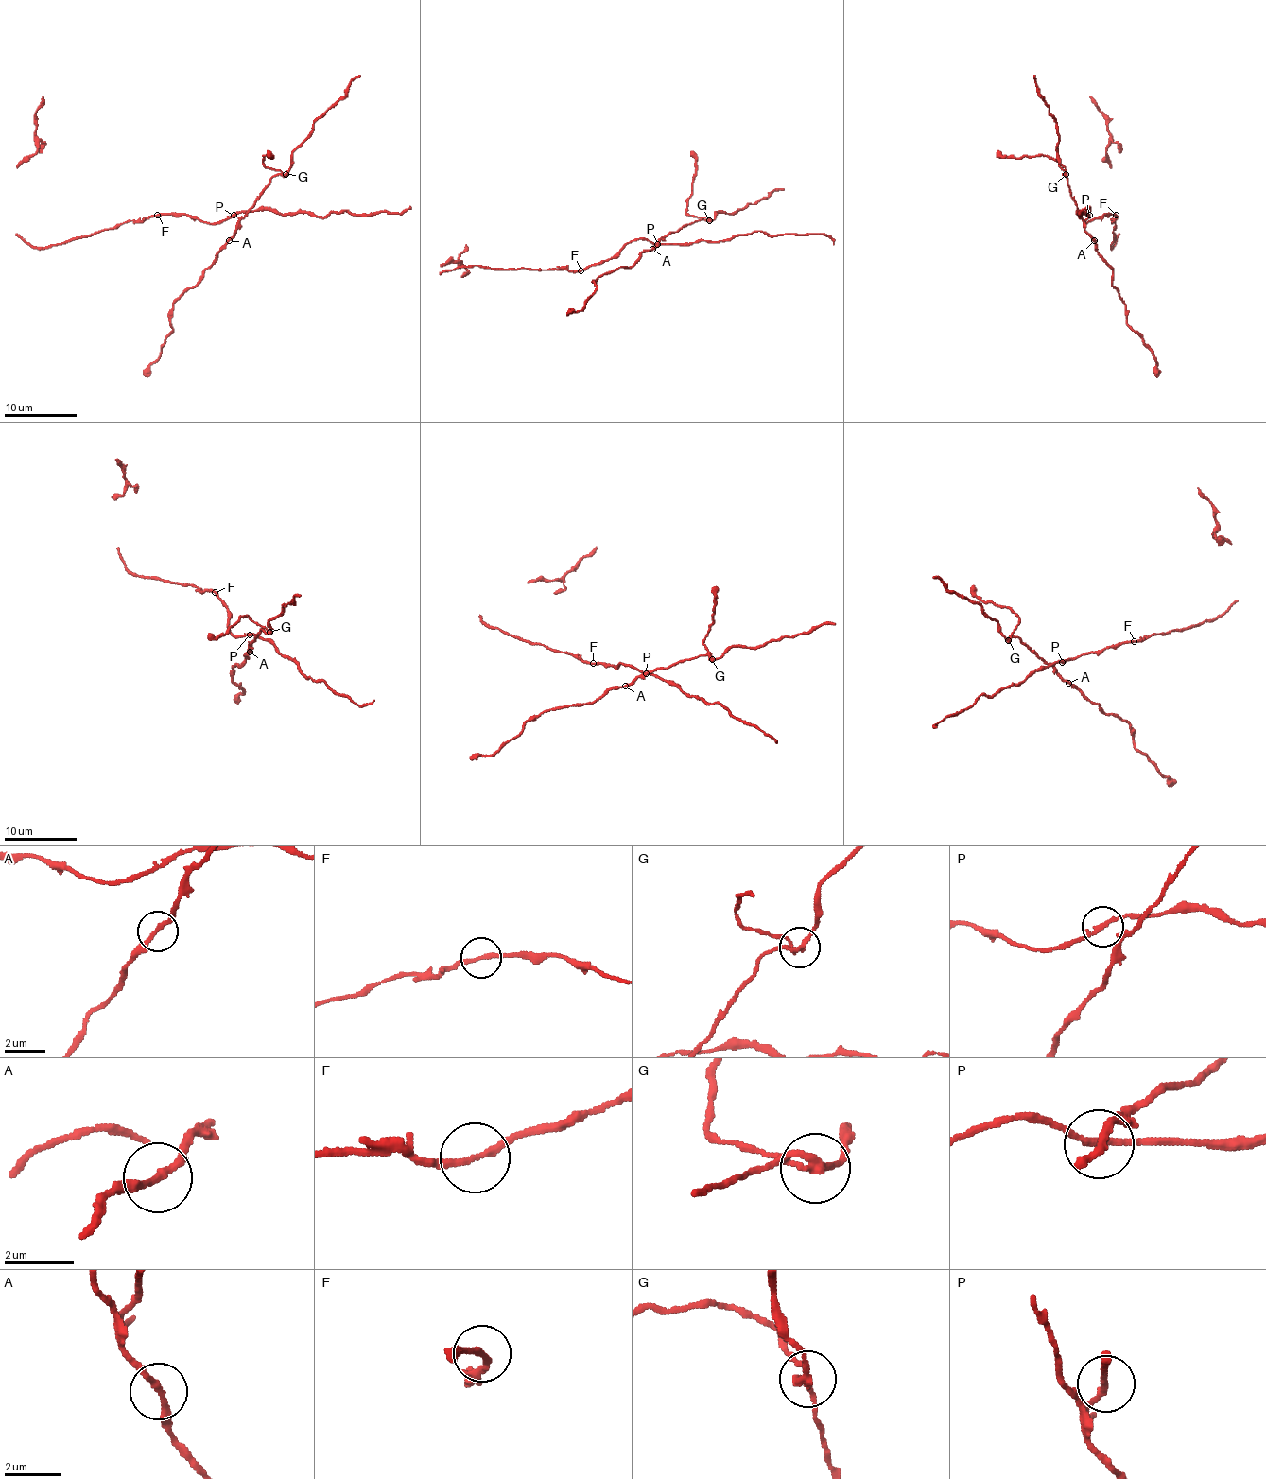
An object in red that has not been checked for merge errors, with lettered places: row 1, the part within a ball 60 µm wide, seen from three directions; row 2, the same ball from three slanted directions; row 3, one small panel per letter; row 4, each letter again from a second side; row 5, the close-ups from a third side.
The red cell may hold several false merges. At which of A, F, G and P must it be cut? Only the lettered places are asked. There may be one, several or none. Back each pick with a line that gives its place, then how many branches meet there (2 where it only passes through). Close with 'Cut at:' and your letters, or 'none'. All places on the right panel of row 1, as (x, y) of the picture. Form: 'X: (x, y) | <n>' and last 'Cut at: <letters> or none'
G: (1066, 174) | 3
Cut at: G

